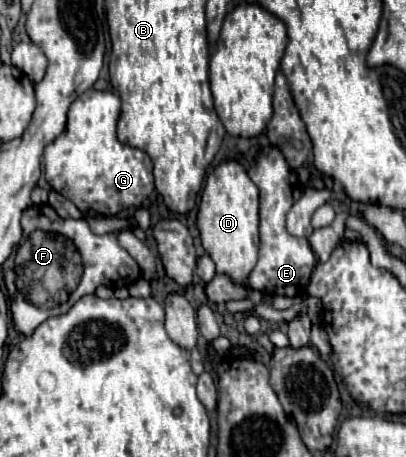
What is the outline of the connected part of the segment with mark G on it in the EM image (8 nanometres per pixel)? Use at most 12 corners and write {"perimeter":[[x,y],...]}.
{"perimeter":[[83,92],[43,150],[47,182],[115,216],[155,188],[117,140],[119,94]]}

